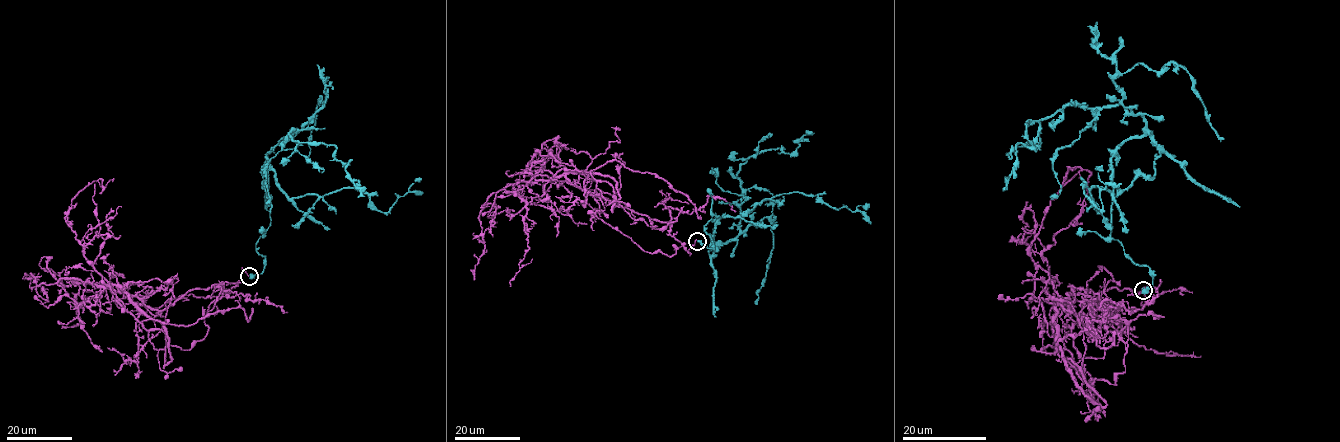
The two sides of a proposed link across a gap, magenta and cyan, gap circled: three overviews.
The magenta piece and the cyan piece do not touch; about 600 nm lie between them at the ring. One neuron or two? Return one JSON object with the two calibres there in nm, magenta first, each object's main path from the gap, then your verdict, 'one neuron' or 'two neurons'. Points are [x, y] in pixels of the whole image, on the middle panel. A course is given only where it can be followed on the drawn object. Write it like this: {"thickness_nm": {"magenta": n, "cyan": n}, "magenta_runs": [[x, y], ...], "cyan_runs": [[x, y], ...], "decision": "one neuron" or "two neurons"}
{"thickness_nm": {"magenta": 130, "cyan": 600}, "magenta_runs": [[696, 240], [688, 252], [671, 225], [553, 176], [587, 171], [596, 215], [645, 251], [673, 244]], "cyan_runs": [[698, 241], [713, 248], [703, 226], [713, 215], [709, 254], [734, 238], [741, 165], [793, 152], [806, 130]], "decision": "two neurons"}

